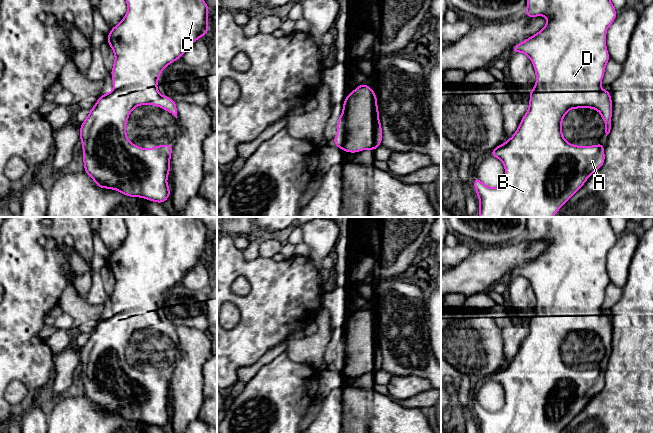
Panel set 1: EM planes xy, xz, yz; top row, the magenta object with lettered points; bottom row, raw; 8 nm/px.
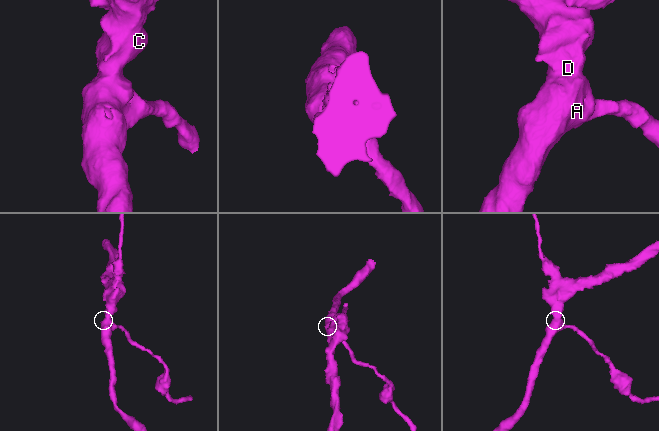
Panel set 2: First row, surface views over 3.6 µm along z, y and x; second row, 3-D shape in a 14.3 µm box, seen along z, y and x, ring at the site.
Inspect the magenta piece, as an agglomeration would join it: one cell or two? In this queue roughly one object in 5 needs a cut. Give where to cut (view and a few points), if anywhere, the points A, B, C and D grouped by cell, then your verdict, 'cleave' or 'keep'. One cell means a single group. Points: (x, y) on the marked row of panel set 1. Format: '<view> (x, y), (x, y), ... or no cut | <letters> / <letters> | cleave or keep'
no cut | A B C D | keep

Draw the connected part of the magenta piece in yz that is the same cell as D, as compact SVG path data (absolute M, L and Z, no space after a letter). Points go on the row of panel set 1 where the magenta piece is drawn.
M526 0L524 15L528 18L545 16L548 23L532 37L511 48L511 52L526 54L536 73L535 88L530 89L529 108L518 129L504 144L498 145L489 155L503 162L503 183L491 188L475 176L473 179L479 197L479 217L553 217L559 209L585 184L590 175L603 166L604 142L592 146L571 145L562 136L562 120L570 109L596 109L605 122L606 136L611 130L612 100L608 90L601 89L607 62L606 32L616 18L611 0Z

